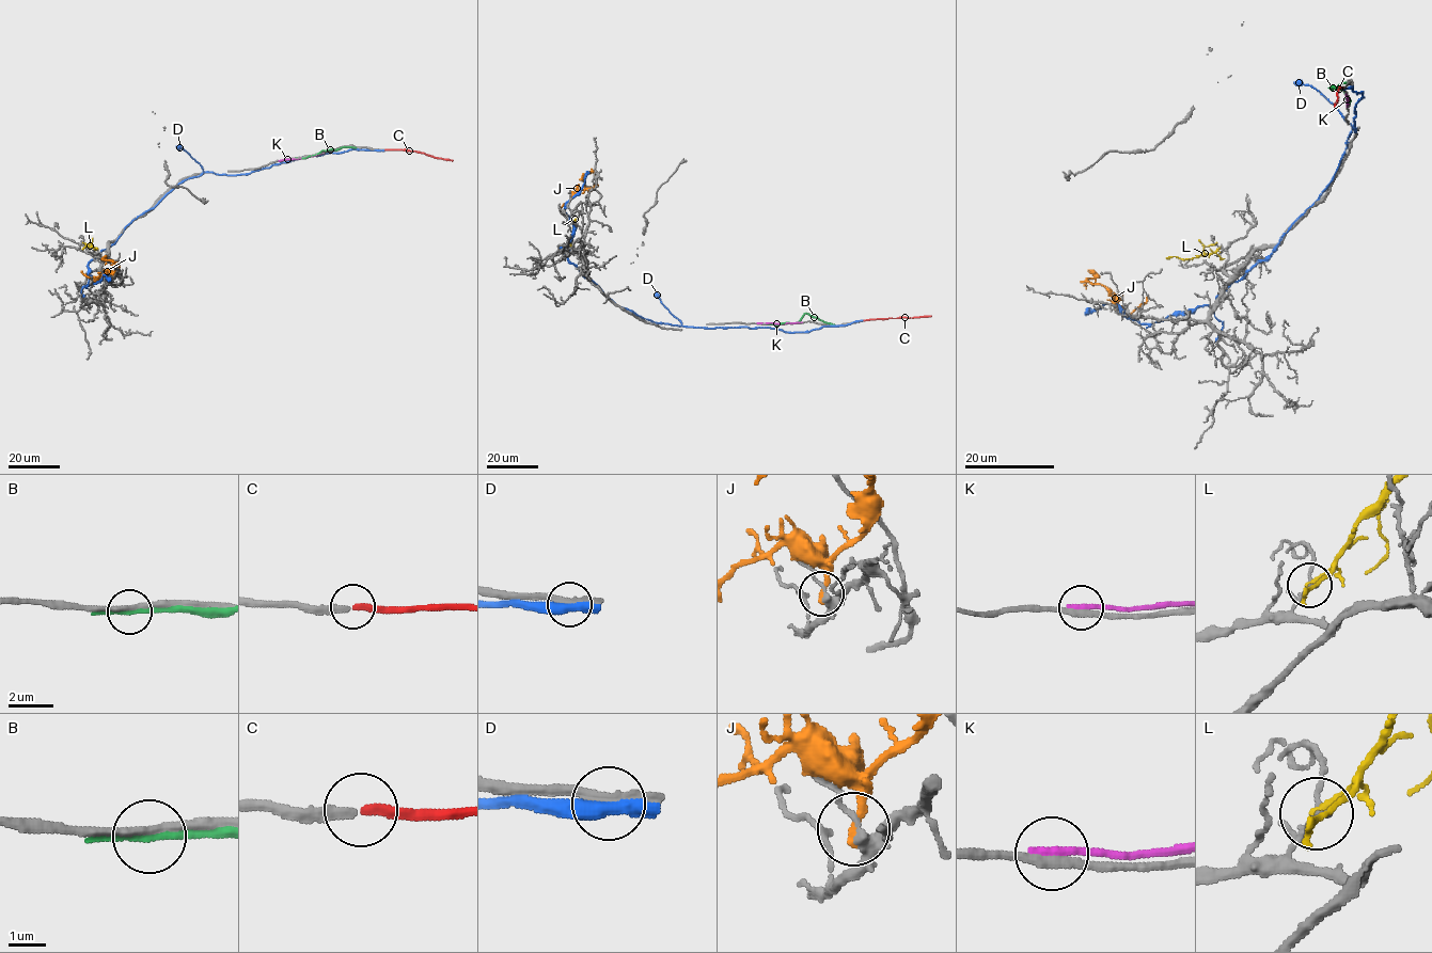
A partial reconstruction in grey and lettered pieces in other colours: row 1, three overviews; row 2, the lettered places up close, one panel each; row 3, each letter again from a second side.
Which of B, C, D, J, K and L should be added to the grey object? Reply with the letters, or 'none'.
C

